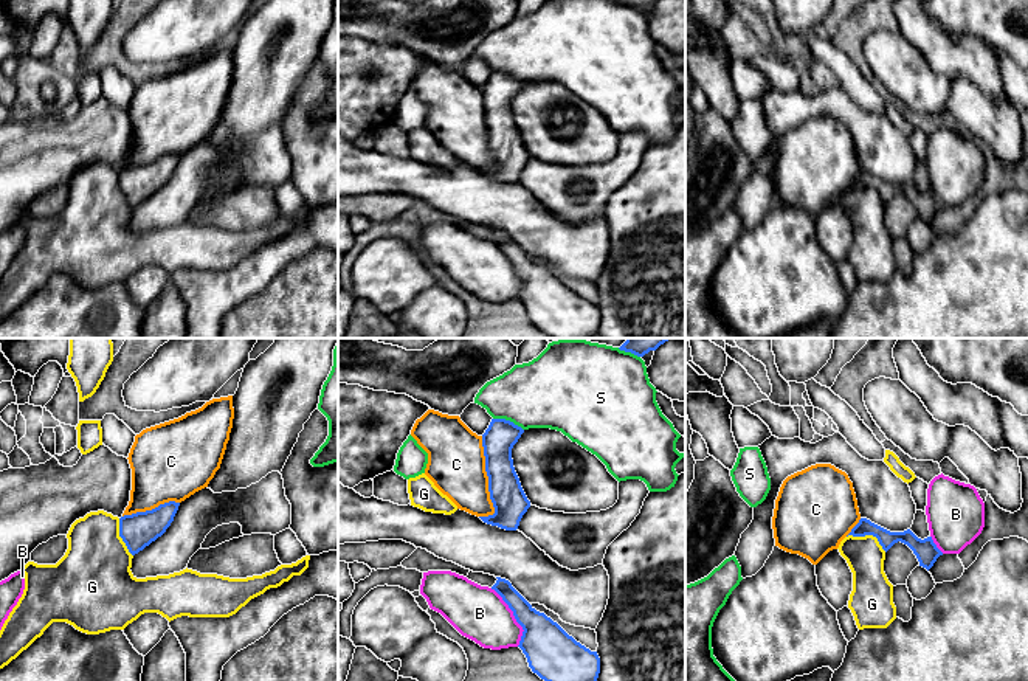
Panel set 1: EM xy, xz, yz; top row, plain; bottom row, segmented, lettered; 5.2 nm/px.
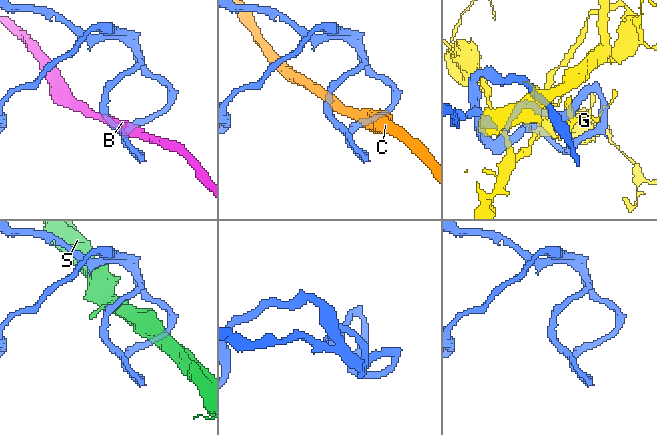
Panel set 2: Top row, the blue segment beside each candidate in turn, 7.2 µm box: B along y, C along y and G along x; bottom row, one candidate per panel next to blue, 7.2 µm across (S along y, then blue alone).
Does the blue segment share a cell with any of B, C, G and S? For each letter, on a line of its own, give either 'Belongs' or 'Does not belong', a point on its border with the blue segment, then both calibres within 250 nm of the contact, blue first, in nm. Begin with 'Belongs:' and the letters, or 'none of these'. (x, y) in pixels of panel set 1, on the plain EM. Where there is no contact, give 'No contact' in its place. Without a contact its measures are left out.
Belongs: none of these
B: Does not belong. Touches blue at xz (514, 267). Thickness 240 nm (blue) against 280 nm
C: Does not belong. Touches blue at xz (489, 131). Thickness 180 nm (blue) against 300 nm
G: Does not belong. Touches blue at yz (869, 186). Thickness 90 nm (blue) against 190 nm
S: Does not belong. Touches blue at xz (509, 73). Thickness 160 nm (blue) against 360 nm

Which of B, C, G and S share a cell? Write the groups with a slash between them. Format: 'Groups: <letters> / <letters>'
Groups: B / C / G / S

